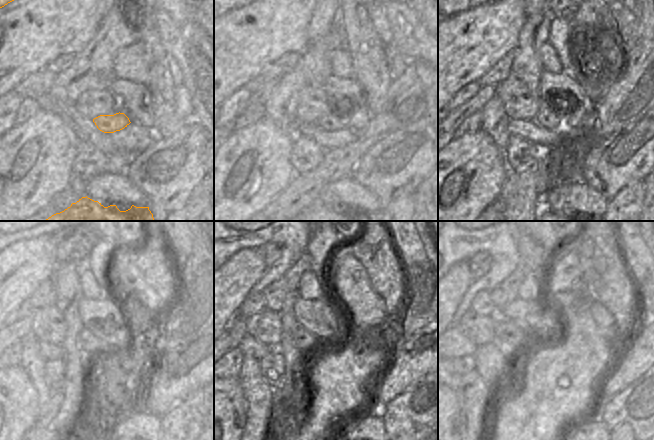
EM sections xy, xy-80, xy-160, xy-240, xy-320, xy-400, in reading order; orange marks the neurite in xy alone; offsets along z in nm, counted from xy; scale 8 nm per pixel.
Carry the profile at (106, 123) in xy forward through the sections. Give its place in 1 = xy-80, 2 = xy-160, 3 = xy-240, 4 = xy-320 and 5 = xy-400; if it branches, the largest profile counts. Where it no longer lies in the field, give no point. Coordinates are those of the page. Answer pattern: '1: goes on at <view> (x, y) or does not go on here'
1: goes on at xy-80 (332, 122)
2: goes on at xy-160 (545, 118)
3: goes on at xy-240 (93, 347)
4: goes on at xy-320 (311, 343)
5: goes on at xy-400 (532, 338)

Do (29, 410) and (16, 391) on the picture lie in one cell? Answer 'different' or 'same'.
same

